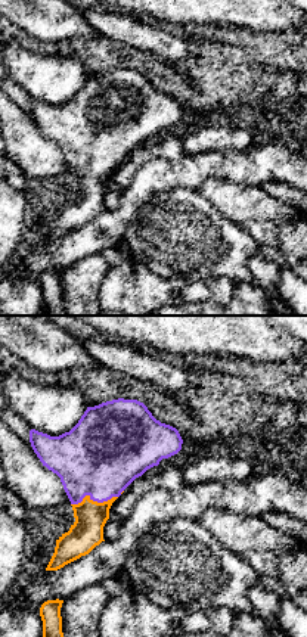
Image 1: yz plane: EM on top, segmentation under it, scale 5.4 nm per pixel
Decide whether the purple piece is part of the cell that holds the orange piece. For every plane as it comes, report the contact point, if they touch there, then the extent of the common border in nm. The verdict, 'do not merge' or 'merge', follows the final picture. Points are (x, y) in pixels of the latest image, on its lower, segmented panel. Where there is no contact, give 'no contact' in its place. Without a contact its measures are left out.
(93, 502) | 260 nm

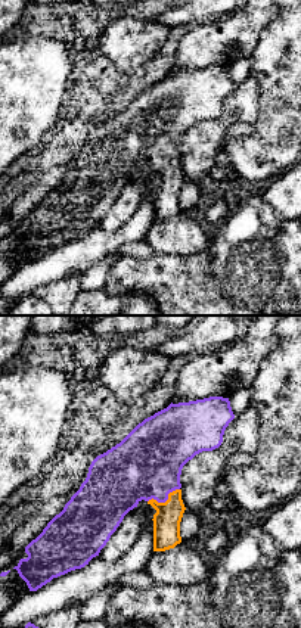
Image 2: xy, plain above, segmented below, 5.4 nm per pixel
(165, 501) | 190 nm

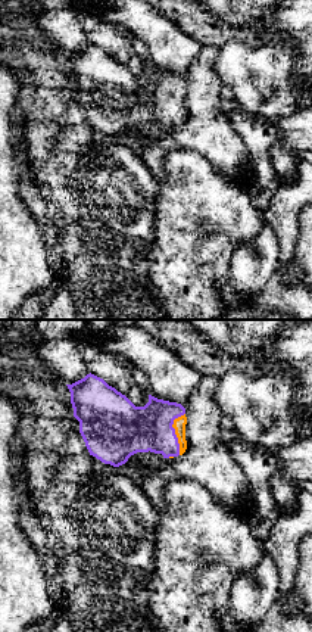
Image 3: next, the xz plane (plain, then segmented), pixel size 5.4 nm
(175, 432) | 240 nm

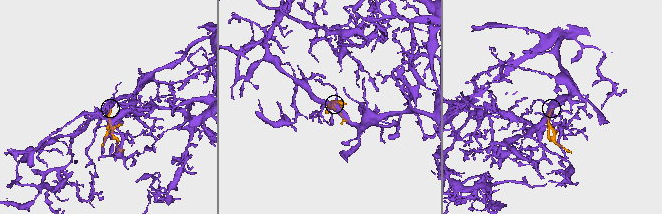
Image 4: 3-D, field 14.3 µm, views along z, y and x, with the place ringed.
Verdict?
merge

